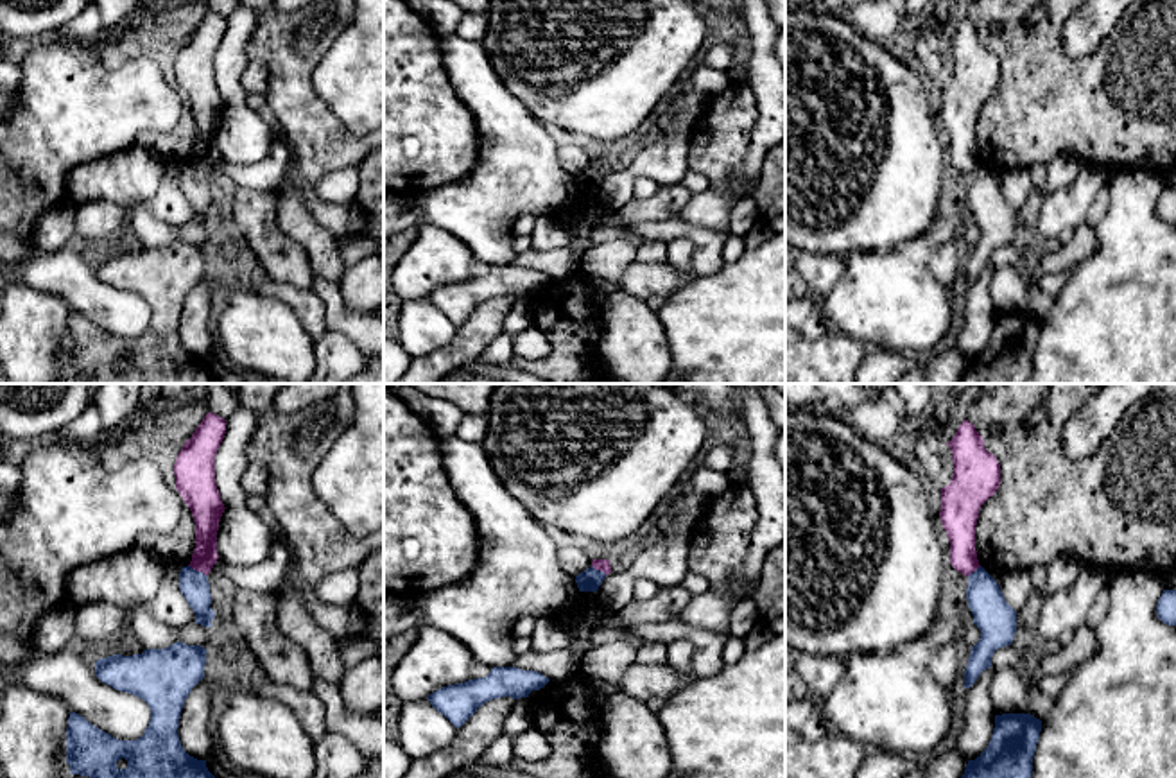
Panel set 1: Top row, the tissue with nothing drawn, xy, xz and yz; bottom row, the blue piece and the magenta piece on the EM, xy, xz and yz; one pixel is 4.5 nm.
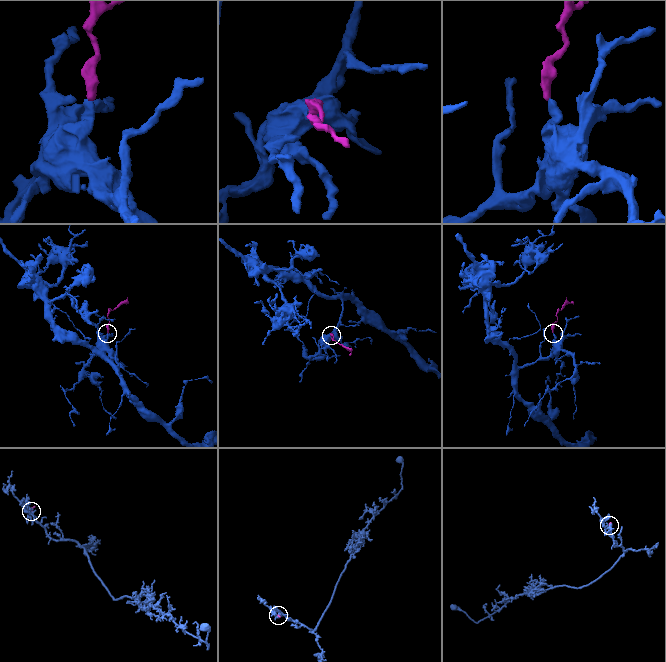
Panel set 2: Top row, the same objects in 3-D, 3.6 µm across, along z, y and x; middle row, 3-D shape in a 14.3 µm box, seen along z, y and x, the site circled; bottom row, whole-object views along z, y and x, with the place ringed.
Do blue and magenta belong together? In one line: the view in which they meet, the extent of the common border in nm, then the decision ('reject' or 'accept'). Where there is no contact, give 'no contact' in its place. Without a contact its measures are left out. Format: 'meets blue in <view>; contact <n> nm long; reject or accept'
meets blue in xy; contact 100 nm long; reject

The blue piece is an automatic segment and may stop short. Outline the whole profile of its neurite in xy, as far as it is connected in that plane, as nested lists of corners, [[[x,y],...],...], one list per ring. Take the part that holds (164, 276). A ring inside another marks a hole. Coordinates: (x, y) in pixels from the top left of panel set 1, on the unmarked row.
[[[176,240],[165,247],[145,247],[142,253],[113,253],[95,260],[95,274],[115,289],[143,298],[151,319],[136,339],[118,339],[70,310],[66,326],[66,362],[70,373],[90,375],[91,384],[220,384],[208,369],[206,359],[190,355],[179,339],[177,326],[185,298],[204,276],[206,247]]]

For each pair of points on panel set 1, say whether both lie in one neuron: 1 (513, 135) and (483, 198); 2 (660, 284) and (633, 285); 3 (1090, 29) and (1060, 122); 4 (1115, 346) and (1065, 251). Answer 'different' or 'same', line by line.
1: same
2: same
3: different
4: different

